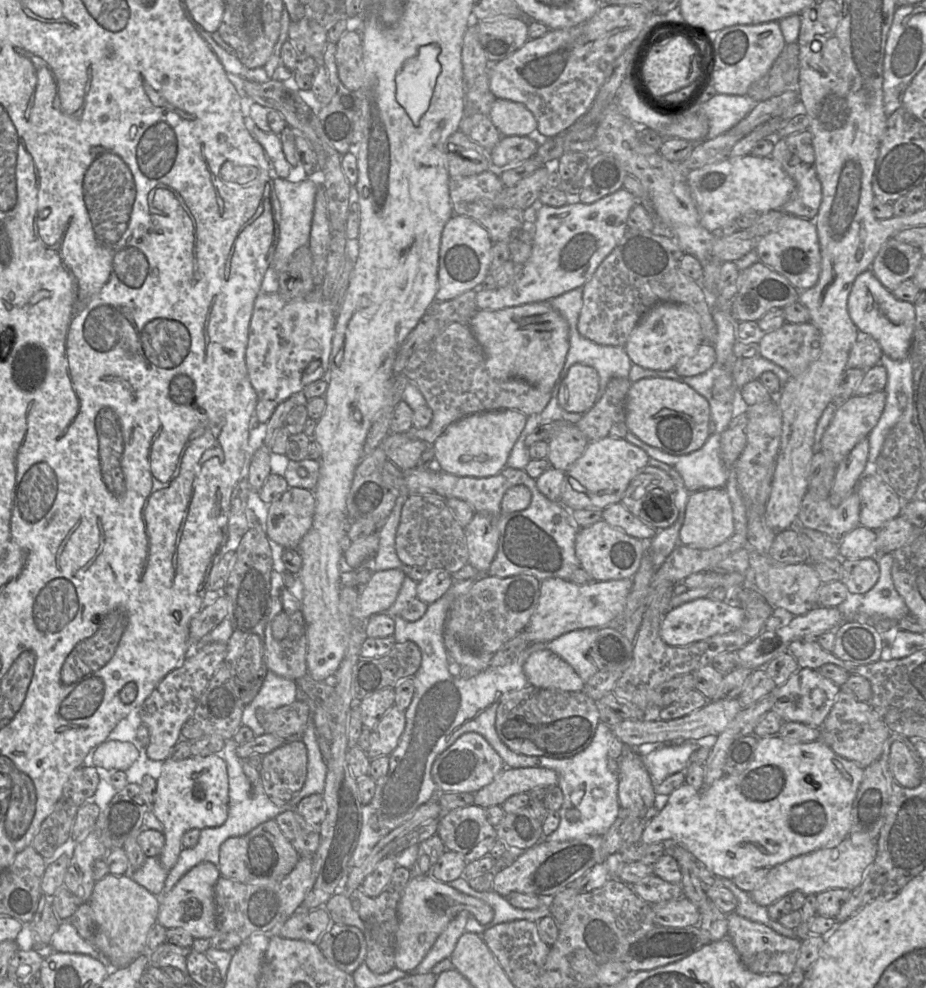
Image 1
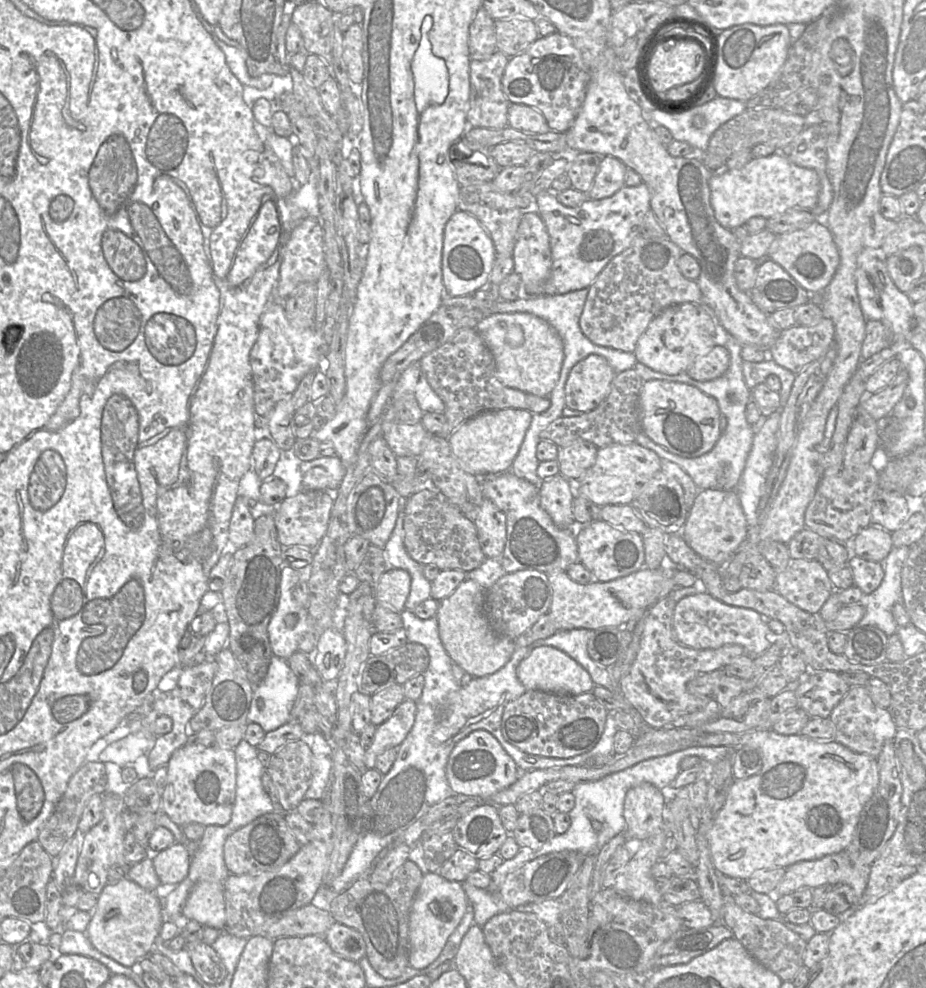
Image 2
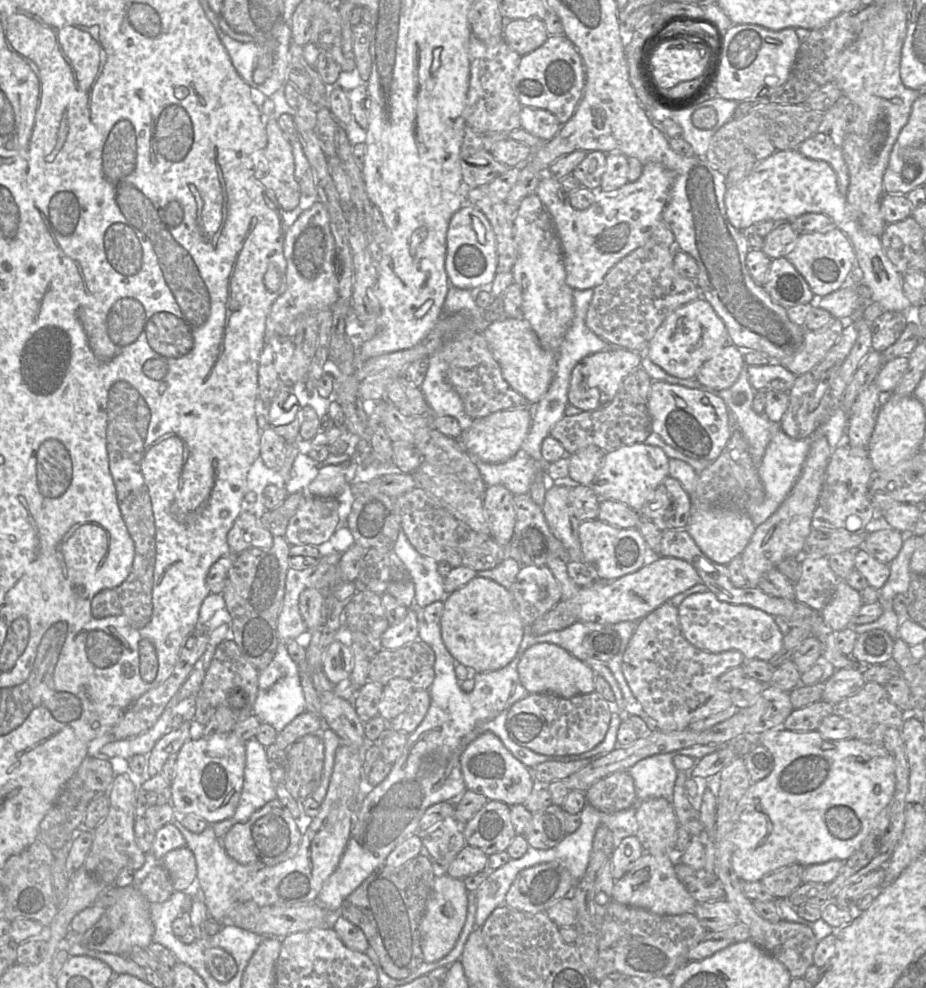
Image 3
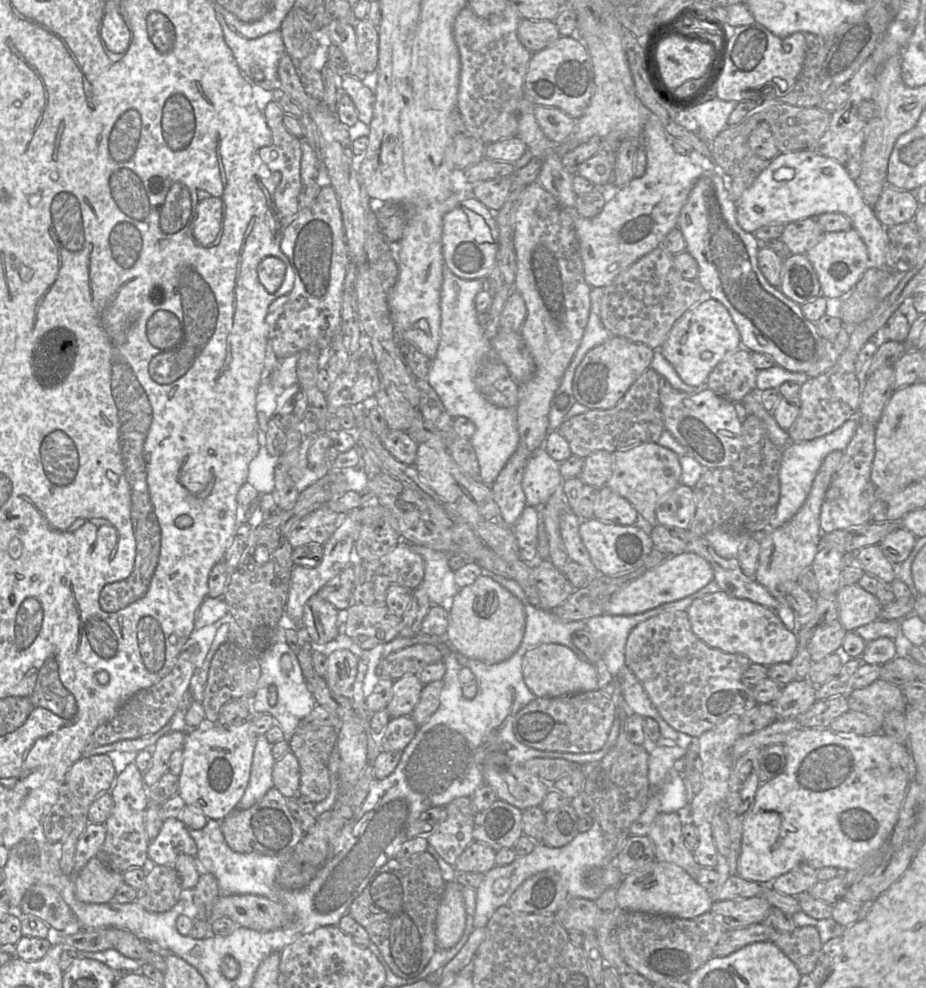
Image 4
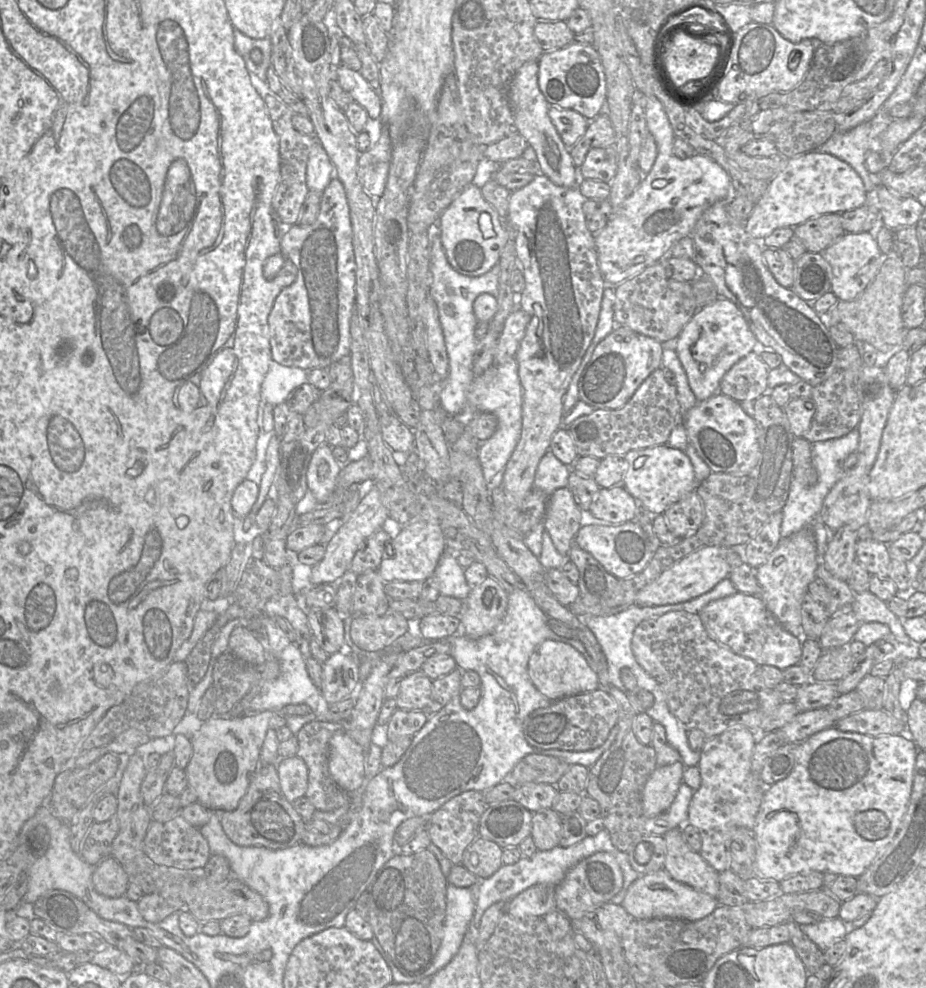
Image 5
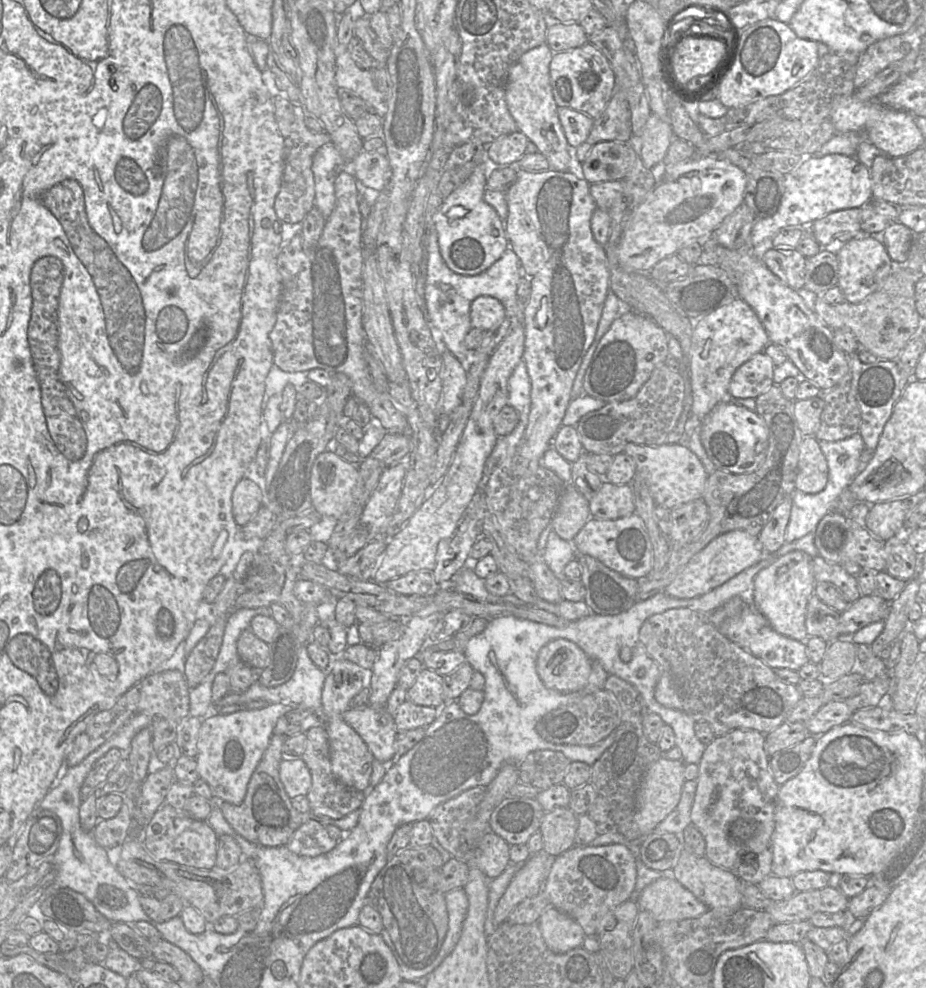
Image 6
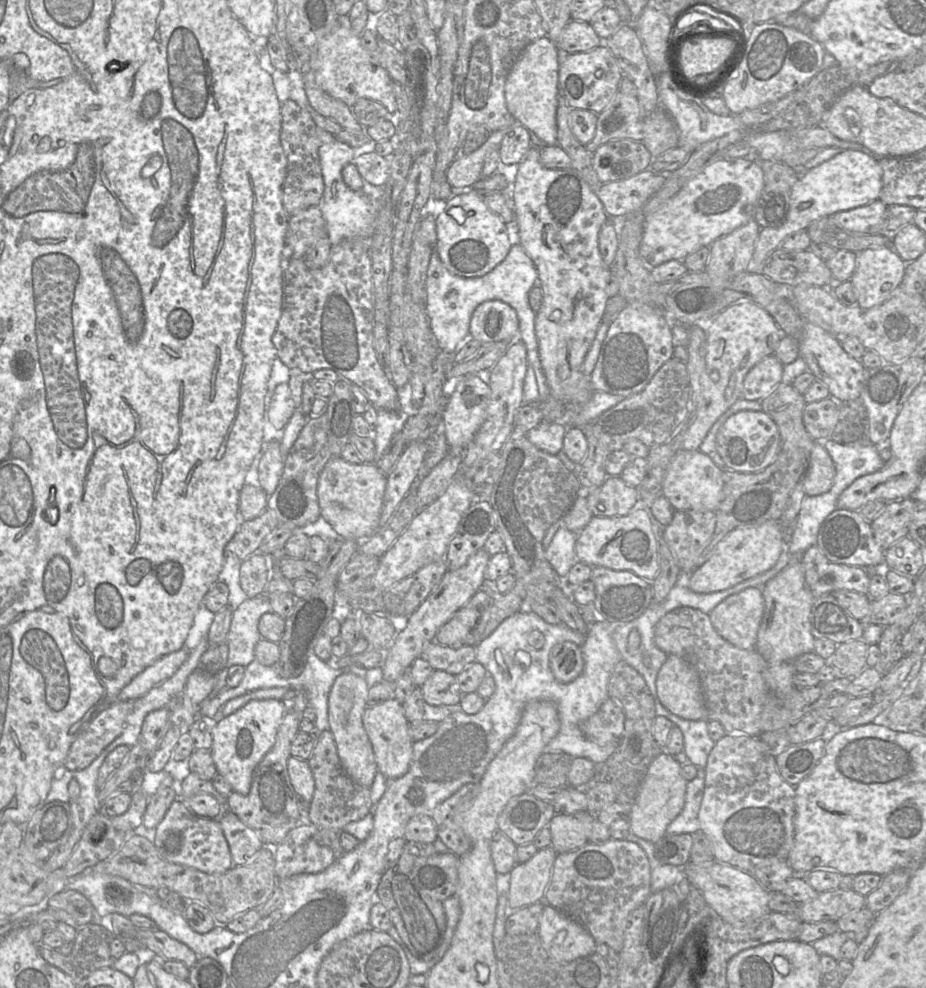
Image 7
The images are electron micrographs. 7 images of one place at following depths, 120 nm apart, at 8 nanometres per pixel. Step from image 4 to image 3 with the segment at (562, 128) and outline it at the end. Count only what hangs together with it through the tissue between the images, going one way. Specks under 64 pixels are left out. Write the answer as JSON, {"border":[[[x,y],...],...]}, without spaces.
{"border":[[[522,106],[520,112],[521,128],[540,138],[543,142],[551,140],[562,124],[550,111]]]}

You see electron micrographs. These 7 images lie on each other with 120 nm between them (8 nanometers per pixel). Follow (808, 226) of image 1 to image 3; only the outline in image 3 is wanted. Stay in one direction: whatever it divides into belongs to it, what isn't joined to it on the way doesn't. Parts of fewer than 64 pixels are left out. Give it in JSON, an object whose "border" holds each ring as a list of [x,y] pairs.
{"border":[[[831,227],[825,232],[799,234],[795,248],[785,258],[804,277],[813,294],[820,297],[840,289],[856,262],[850,240],[837,227]]]}

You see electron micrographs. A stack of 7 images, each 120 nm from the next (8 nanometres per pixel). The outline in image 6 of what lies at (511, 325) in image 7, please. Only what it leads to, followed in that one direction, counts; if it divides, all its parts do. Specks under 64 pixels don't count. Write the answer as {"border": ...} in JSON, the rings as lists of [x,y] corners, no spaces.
{"border":[[[479,296],[470,307],[470,321],[472,328],[483,332],[498,328],[506,319],[507,314],[502,303],[491,296]]]}

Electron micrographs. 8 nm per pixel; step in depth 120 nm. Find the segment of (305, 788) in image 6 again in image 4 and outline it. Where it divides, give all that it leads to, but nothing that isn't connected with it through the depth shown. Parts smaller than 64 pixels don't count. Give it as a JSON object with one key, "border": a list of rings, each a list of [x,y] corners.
{"border":[[[289,750],[274,764],[274,787],[286,798],[297,798],[299,795],[300,778],[301,773],[298,759]]]}

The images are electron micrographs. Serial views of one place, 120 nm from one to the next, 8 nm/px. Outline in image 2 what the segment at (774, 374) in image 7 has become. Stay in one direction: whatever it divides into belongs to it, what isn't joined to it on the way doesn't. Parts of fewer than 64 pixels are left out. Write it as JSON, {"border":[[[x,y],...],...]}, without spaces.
{"border":[[[716,345],[707,355],[697,359],[686,374],[696,381],[711,381],[721,377],[729,364],[728,350],[723,345]]]}

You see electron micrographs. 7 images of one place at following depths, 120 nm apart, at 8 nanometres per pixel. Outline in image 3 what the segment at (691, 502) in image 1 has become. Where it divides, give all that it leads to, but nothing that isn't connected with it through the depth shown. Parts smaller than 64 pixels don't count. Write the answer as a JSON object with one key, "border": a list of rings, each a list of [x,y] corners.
{"border":[[[711,508],[693,510],[685,529],[709,559],[718,564],[727,565],[744,551],[756,526],[746,512],[727,508]]]}

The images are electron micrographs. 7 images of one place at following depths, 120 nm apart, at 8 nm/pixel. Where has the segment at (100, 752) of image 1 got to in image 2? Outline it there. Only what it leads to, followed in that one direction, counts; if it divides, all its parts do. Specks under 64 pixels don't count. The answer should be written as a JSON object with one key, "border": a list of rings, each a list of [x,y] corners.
{"border":[[[152,710],[150,714],[144,717],[147,724],[144,725],[138,732],[109,744],[100,753],[100,762],[113,762],[120,767],[124,767],[127,764],[135,762],[138,757],[144,755],[147,751],[149,741],[151,736],[153,736],[149,732],[149,726],[158,717],[157,713]]]}

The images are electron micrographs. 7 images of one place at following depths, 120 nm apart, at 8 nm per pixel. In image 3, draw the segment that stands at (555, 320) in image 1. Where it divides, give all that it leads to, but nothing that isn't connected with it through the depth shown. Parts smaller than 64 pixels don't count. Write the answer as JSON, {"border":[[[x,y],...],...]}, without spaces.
{"border":[[[504,318],[489,324],[481,333],[500,365],[503,378],[529,404],[536,404],[547,392],[556,369],[556,353],[542,347],[537,335],[524,319]]]}

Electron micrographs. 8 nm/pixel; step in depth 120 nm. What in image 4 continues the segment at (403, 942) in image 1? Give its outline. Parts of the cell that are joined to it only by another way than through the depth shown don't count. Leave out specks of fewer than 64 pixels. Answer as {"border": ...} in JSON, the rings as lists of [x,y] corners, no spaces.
{"border":[[[457,881],[447,882],[437,910],[436,942],[439,948],[453,947],[466,925],[465,901]]]}

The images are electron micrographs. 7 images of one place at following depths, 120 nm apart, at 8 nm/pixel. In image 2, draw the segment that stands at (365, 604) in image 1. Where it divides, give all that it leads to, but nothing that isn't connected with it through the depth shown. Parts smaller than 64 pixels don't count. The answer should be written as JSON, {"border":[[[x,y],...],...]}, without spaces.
{"border":[[[387,569],[375,589],[376,601],[400,613],[405,609],[410,587],[411,576],[406,570]]]}

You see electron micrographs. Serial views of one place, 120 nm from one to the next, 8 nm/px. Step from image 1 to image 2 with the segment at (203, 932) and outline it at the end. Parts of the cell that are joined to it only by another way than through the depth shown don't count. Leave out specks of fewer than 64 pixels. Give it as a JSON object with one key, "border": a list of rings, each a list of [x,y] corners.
{"border":[[[204,880],[197,882],[189,893],[182,914],[187,920],[223,930],[226,924],[223,884]]]}

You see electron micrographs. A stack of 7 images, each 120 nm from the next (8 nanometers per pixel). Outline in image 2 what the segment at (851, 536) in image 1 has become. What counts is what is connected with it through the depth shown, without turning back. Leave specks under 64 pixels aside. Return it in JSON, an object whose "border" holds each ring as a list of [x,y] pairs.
{"border":[[[869,525],[851,540],[849,547],[852,555],[882,564],[893,549],[891,533]]]}

